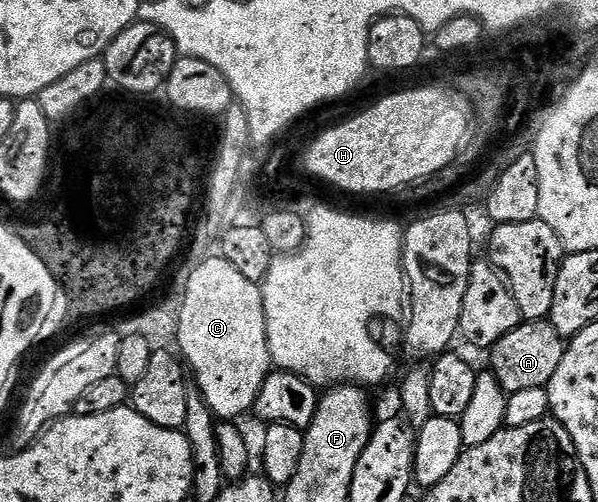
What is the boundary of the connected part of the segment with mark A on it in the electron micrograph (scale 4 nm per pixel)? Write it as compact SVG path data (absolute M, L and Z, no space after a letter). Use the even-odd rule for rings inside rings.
M521 321L514 332L506 332L498 344L494 344L487 355L490 373L498 380L498 384L507 395L523 392L529 388L545 388L558 372L558 364L562 364L562 356L566 349L566 339L552 327L552 323Z

